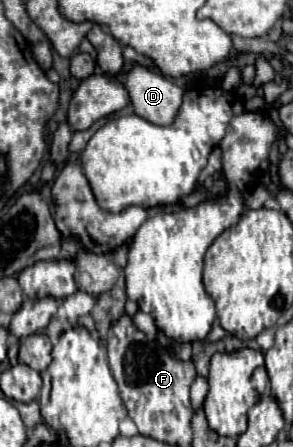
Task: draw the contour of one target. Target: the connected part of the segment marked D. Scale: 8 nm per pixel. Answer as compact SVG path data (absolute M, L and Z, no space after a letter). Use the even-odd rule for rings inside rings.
M134 66L124 82L134 112L152 124L170 124L182 104L182 88L156 70Z

